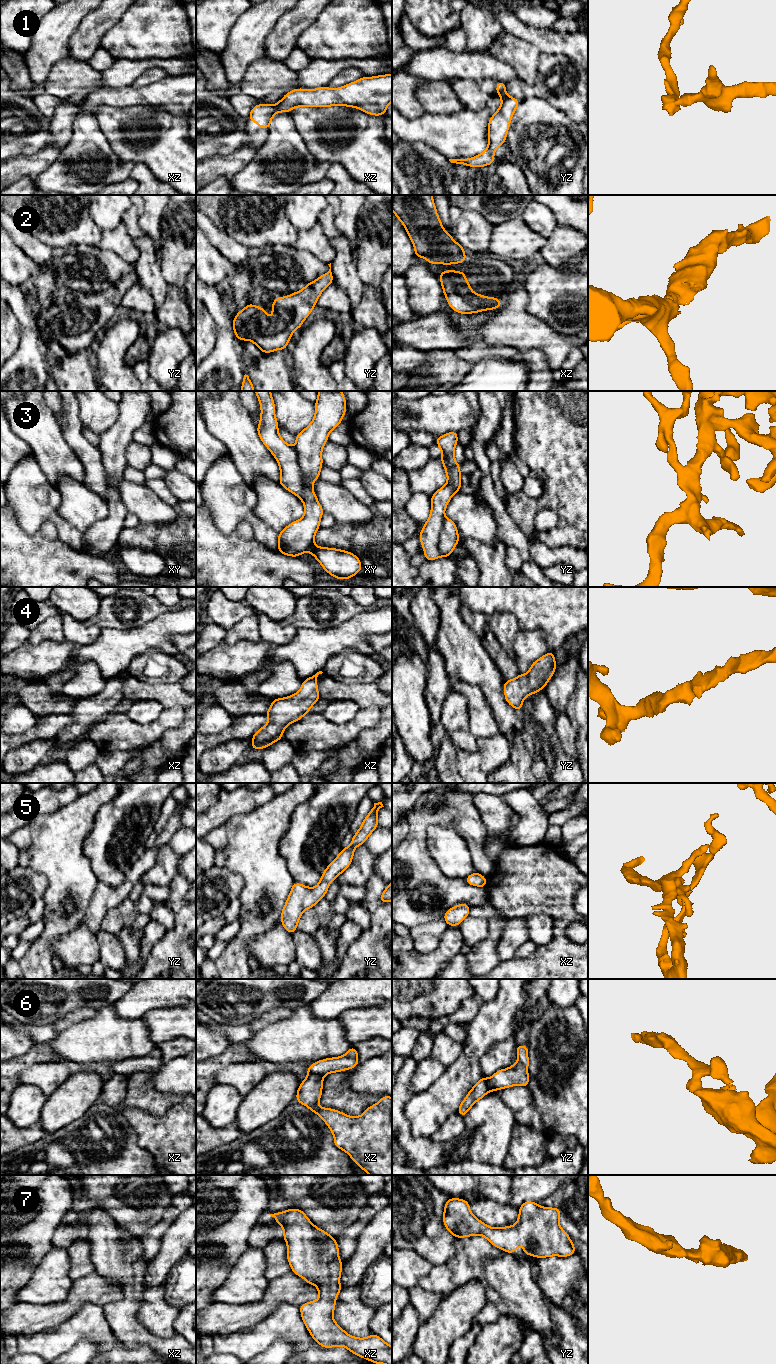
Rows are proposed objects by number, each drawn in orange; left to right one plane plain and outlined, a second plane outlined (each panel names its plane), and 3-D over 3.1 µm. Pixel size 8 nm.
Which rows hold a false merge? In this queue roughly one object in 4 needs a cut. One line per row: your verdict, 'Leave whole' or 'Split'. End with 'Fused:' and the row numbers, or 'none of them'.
1: Split
2: Leave whole
3: Split
4: Leave whole
5: Leave whole
6: Split
7: Leave whole
Fused: 1, 3, 6

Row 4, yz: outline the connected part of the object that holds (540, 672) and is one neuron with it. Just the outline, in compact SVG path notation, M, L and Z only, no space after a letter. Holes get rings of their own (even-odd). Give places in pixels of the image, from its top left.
M549 651L534 661L527 675L519 674L512 680L504 681L504 696L509 705L521 711L523 700L546 687L556 670L554 651Z

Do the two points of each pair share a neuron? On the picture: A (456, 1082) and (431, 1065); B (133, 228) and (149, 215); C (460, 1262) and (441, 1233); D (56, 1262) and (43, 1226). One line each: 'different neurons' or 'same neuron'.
A: different neurons
B: different neurons
C: different neurons
D: different neurons

